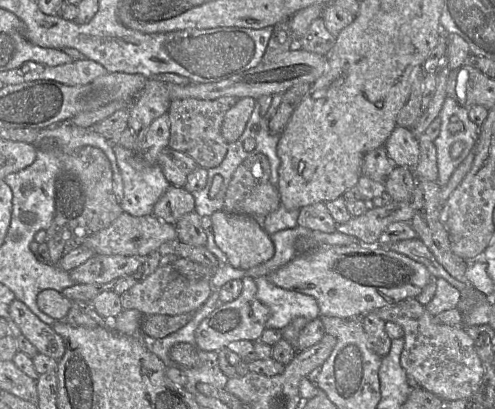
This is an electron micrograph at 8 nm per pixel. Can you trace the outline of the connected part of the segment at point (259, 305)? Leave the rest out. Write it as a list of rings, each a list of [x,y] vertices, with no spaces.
[[[246,276],[241,281],[243,287],[240,295],[235,300],[217,307],[198,325],[195,331],[195,341],[199,349],[218,352],[230,342],[239,340],[255,342],[259,340],[262,332],[266,329],[265,323],[270,316],[270,309],[257,299],[255,280]]]

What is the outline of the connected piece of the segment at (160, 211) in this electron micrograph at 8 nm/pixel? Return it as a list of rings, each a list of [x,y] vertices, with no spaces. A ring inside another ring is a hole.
[[[169,186],[153,208],[153,215],[174,225],[183,215],[195,211],[192,193],[184,187]]]

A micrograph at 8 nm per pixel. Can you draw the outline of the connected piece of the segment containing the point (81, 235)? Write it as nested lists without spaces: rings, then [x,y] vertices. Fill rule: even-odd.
[[[53,138],[40,140],[39,149],[54,152],[60,161],[54,183],[55,213],[46,230],[45,241],[49,263],[57,265],[67,253],[82,245],[87,237],[112,224],[123,210],[113,191],[111,164],[101,149],[83,146],[71,154],[64,154]]]

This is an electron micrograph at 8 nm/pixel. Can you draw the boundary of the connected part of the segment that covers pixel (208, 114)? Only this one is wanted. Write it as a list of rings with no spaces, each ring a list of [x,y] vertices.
[[[233,96],[220,97],[215,100],[186,98],[173,100],[168,109],[169,142],[168,147],[193,158],[198,167],[214,168],[220,165],[226,153],[228,143],[221,134],[225,113],[239,100]]]

